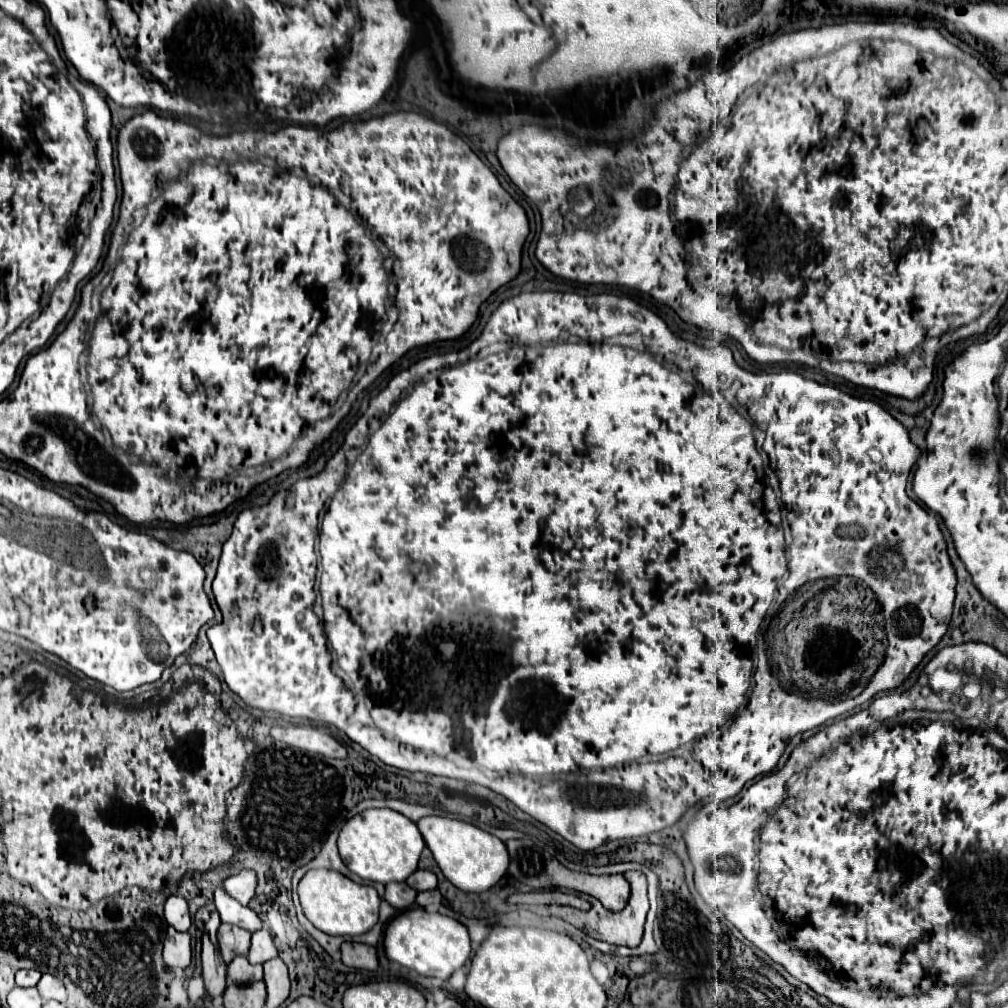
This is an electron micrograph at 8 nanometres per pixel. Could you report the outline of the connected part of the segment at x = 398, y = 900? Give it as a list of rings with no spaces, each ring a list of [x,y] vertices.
[[[390,882],[386,884],[386,892],[384,892],[384,900],[388,904],[392,904],[396,910],[406,910],[412,908],[416,902],[416,890],[412,890],[406,882]]]

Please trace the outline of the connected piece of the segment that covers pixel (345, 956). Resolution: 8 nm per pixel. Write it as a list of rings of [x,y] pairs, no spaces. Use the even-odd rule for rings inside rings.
[[[344,942],[340,946],[340,952],[342,952],[342,962],[350,968],[360,968],[360,970],[378,968],[378,958],[376,958],[374,946],[358,944],[358,942]]]

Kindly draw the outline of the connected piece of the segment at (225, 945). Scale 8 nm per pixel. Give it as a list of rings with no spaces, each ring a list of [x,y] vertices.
[[[220,924],[218,930],[218,944],[220,952],[226,964],[230,964],[236,956],[246,956],[250,948],[250,934],[246,930],[240,930],[238,926]]]

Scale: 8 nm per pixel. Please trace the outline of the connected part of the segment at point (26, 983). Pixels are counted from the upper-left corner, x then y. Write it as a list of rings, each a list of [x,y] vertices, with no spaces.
[[[18,970],[16,972],[16,984],[22,988],[30,988],[36,986],[40,980],[40,972],[38,970]]]

